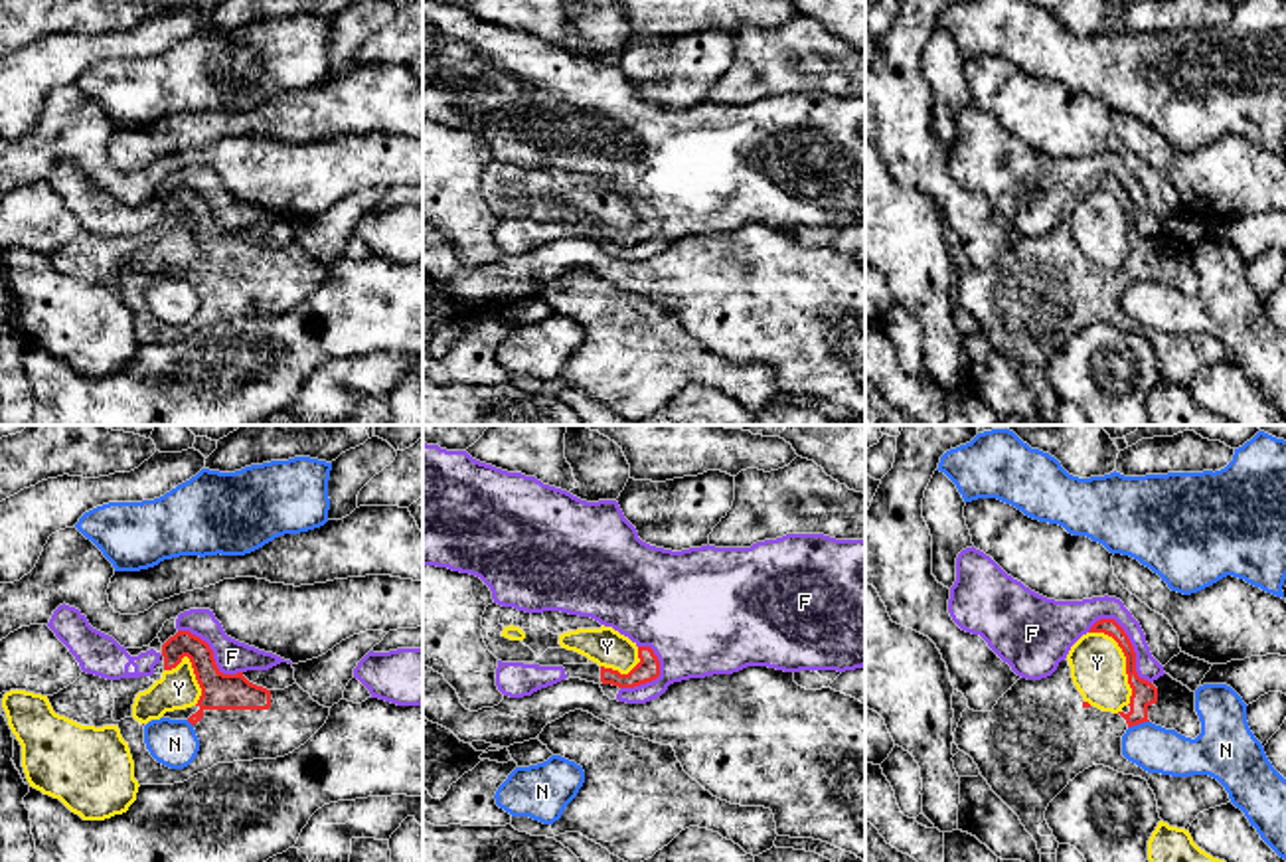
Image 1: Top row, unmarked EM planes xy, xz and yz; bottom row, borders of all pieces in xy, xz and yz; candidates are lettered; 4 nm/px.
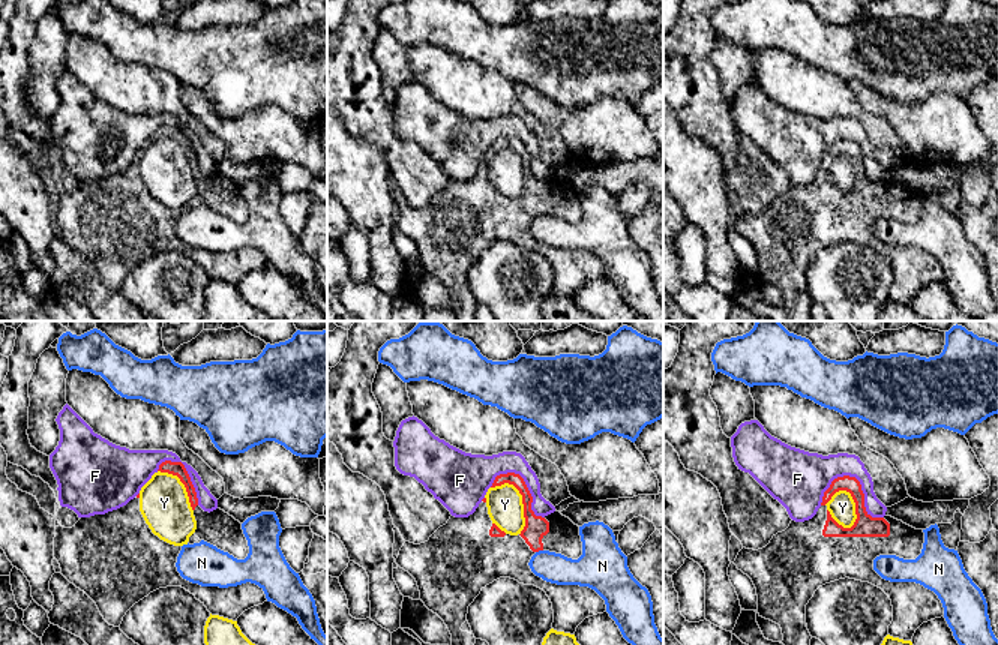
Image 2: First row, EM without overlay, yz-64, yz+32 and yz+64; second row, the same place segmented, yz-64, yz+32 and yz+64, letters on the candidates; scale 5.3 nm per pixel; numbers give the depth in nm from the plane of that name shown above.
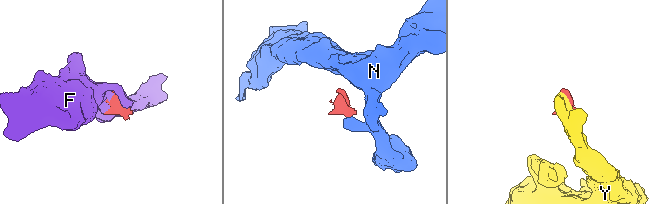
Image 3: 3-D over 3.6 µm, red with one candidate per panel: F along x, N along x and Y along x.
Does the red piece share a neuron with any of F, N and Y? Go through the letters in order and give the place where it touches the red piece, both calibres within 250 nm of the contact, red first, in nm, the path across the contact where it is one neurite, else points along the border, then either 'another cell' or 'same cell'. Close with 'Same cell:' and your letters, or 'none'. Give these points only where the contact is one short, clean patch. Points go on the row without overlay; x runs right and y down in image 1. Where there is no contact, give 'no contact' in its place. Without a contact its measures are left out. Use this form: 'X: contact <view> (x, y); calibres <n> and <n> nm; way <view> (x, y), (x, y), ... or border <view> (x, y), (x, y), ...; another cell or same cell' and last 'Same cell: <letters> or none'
F: contact yz (1130, 202); calibres 100 and 140 nm; another cell
N: contact yz (1138, 279); calibres 100 and 190 nm; border yz (1148, 277), (1128, 285); another cell
Y: contact yz (1126, 218); calibres 100 and 220 nm; border yz (1089, 188), (1109, 192), (1121, 206), (1130, 246), (1128, 261); another cell
Same cell: none

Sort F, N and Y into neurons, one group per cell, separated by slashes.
F / N / Y

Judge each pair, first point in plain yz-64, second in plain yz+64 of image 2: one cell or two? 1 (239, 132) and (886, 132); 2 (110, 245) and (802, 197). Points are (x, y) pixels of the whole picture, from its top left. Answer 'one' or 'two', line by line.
1: two
2: one

